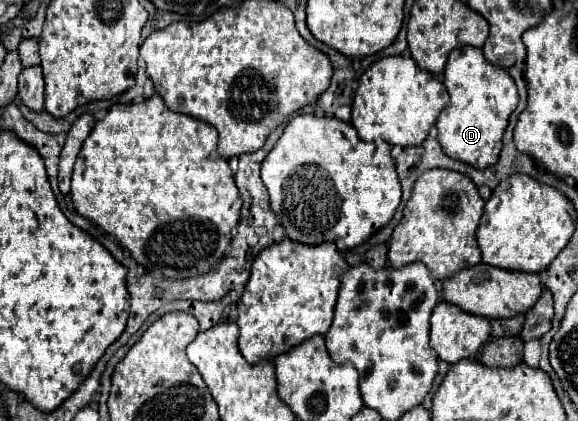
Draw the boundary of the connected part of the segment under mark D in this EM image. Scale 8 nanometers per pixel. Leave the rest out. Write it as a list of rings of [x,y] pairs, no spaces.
[[[462,45],[450,53],[442,83],[450,95],[450,103],[436,121],[442,151],[476,169],[494,165],[502,149],[502,135],[506,131],[508,117],[518,105],[518,89],[512,77],[504,69],[494,69],[478,47]]]

